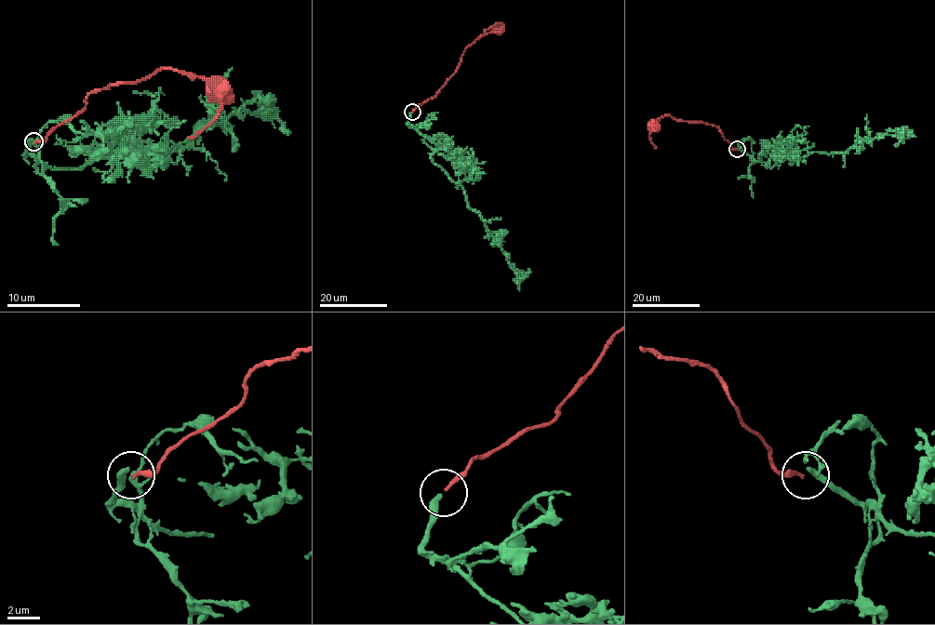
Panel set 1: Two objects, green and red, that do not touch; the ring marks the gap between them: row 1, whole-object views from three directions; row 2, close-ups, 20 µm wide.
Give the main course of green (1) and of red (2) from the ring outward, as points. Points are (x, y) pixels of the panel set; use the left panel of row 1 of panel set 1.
1: (33, 140), (25, 155), (80, 167), (91, 155), (82, 152), (180, 150), (235, 111), (275, 116), (288, 133)
2: (34, 142), (42, 142), (58, 126), (73, 118), (93, 91), (150, 78), (162, 69), (203, 78), (213, 89)

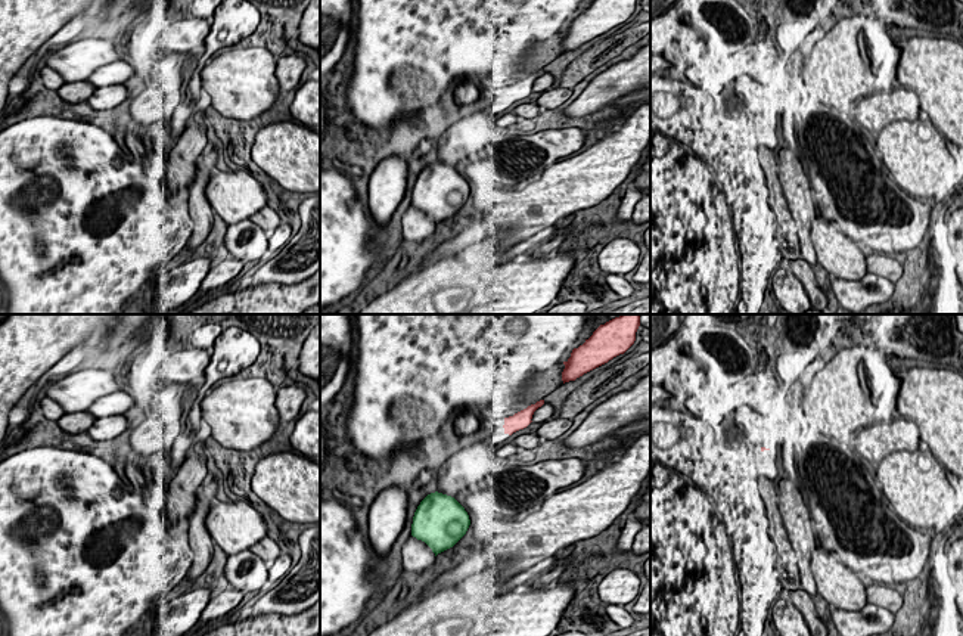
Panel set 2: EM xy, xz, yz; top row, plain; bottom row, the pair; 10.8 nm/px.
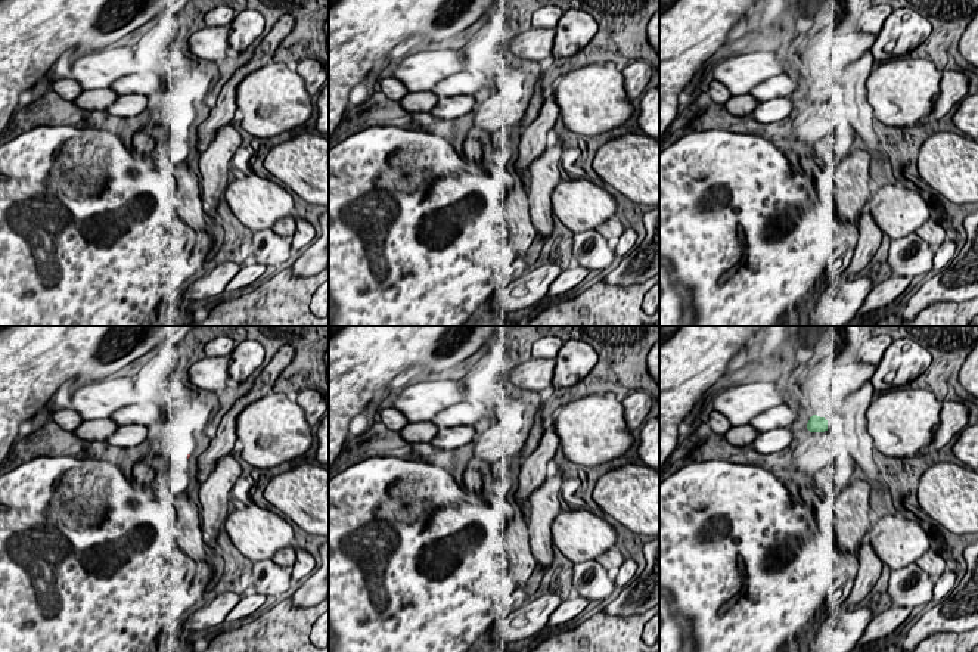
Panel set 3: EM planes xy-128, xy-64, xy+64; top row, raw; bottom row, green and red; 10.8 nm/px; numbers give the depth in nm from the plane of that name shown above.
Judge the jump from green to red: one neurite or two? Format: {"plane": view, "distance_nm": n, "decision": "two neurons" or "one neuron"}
{"plane": "xz", "distance_nm": 900, "decision": "two neurons"}

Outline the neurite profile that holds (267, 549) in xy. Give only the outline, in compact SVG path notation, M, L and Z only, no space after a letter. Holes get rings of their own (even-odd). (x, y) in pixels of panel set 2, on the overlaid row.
M270 537L261 539L257 545L249 547L249 550L254 552L257 556L260 556L268 570L274 565L276 559L282 555L280 547Z

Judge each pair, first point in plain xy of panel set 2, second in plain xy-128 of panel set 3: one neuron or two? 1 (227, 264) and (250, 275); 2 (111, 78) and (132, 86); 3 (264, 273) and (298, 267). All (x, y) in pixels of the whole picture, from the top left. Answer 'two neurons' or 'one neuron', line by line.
1: one neuron
2: one neuron
3: one neuron

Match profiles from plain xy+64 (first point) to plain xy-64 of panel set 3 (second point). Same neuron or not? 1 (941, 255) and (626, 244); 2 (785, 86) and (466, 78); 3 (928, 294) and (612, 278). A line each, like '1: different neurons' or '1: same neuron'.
1: same neuron
2: same neuron
3: same neuron

